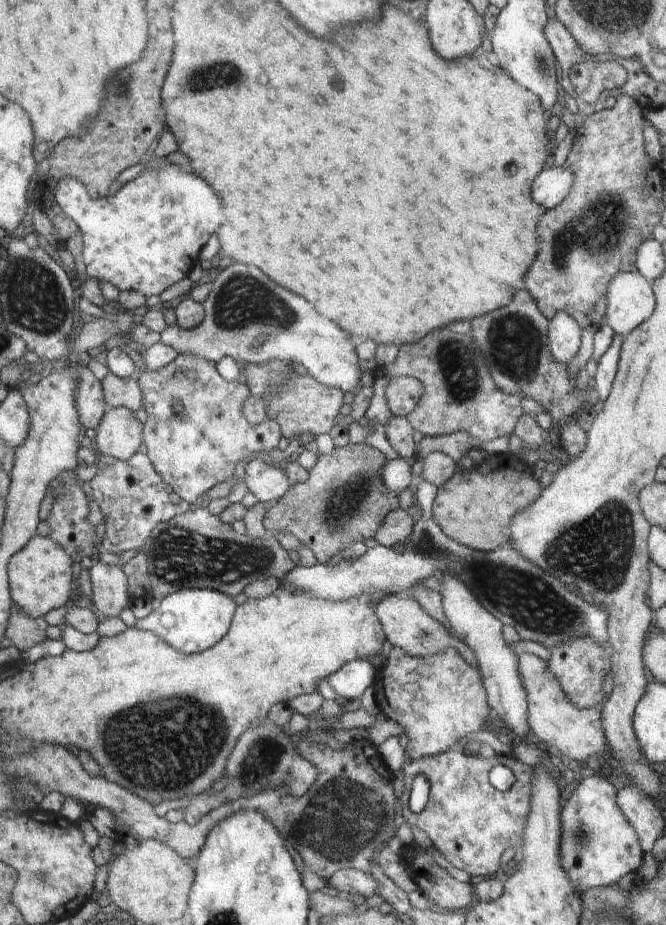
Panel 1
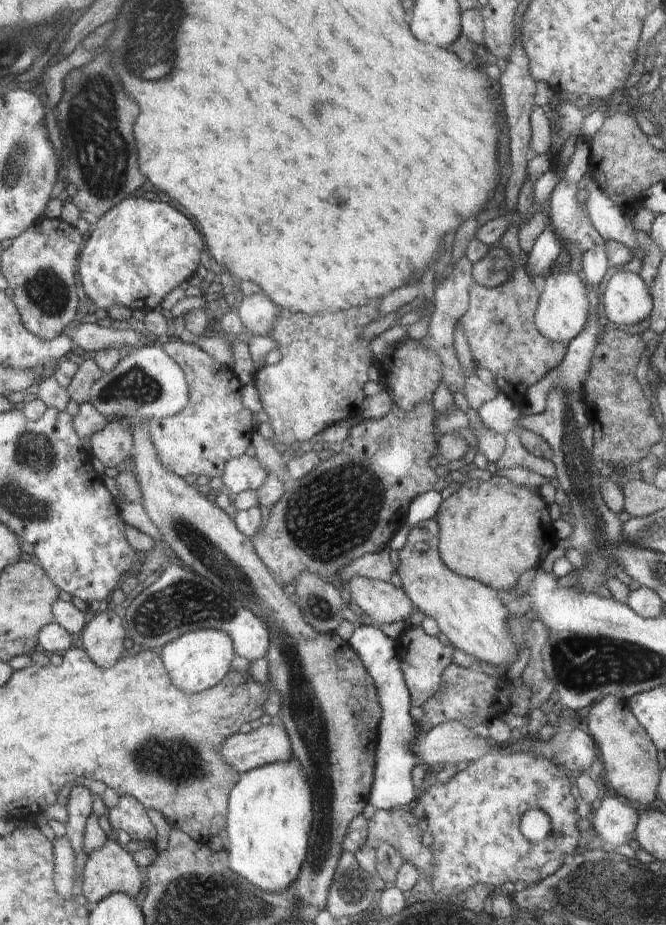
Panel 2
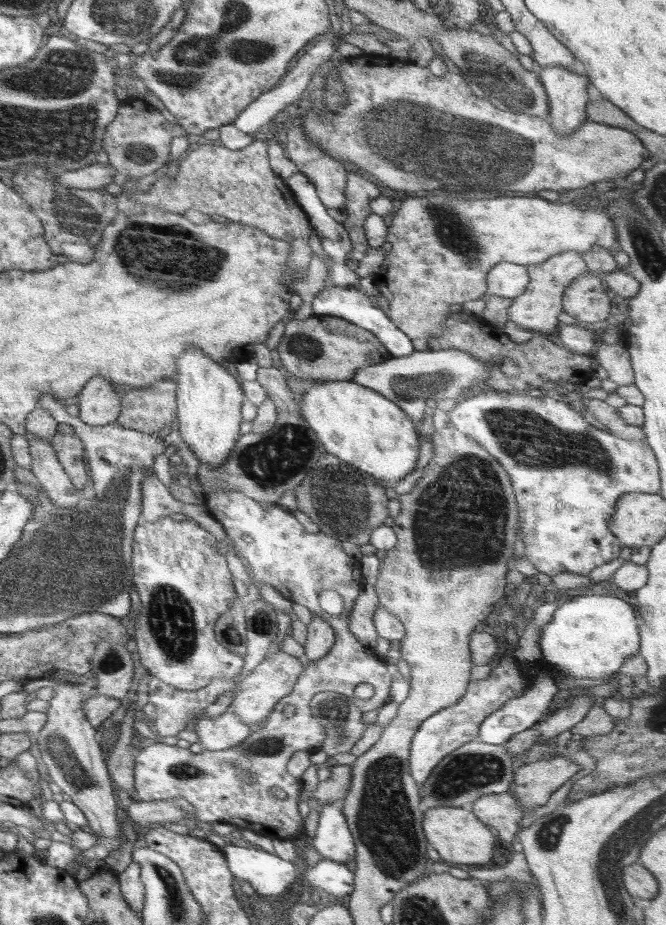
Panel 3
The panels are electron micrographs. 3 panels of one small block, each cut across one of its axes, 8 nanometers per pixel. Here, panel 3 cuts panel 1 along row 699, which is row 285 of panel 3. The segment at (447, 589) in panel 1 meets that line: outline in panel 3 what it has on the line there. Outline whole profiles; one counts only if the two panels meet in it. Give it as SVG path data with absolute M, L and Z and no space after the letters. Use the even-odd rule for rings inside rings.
M500 263L487 274L487 292L506 298L516 298L526 290L530 282L528 266Z

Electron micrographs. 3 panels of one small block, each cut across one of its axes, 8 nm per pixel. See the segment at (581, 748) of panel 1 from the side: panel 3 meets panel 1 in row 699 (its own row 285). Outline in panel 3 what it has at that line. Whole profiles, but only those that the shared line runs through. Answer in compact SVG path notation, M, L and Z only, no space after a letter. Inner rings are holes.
M572 250L551 256L535 267L529 267L530 282L520 296L512 299L512 305L508 307L509 320L522 329L539 335L554 337L559 324L558 315L563 311L562 299L566 287L588 270L581 254Z

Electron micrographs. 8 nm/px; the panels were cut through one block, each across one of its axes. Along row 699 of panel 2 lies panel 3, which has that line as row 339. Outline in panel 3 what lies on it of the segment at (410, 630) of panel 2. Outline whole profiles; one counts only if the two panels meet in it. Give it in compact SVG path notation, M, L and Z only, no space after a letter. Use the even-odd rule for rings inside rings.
M420 193L418 195L406 195L401 197L400 208L396 209L392 225L388 226L386 242L390 242L390 253L385 255L384 266L381 267L381 284L379 294L382 294L388 300L388 318L411 342L415 351L429 350L428 342L430 338L441 336L445 332L446 321L450 315L450 308L454 304L463 304L469 300L481 298L487 292L487 274L492 267L500 263L514 263L528 267L535 267L546 261L551 256L556 256L570 250L580 254L592 250L592 246L601 246L606 250L612 249L612 246L618 243L618 233L614 227L612 217L608 215L606 209L594 211L594 209L582 210L577 204L564 204L561 202L548 202L538 196L518 196L518 198L490 198L490 200L466 200L460 198L458 194L442 194L442 196L432 196L429 193Z

